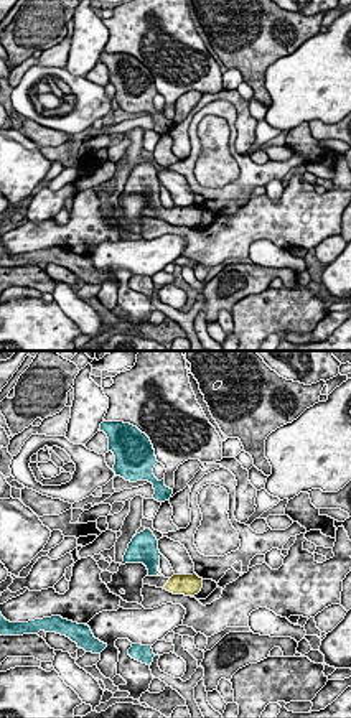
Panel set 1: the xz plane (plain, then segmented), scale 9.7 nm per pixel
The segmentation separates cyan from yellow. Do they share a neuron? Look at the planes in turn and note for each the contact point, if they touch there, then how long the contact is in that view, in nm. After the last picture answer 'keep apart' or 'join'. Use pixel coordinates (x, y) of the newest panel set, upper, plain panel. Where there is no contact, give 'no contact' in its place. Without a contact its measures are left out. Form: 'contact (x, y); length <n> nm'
contact (157, 201); length 130 nm

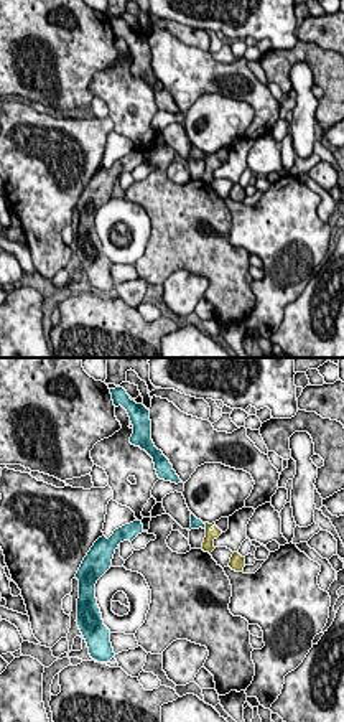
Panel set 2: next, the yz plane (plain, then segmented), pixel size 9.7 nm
contact (213, 159); length 80 nm

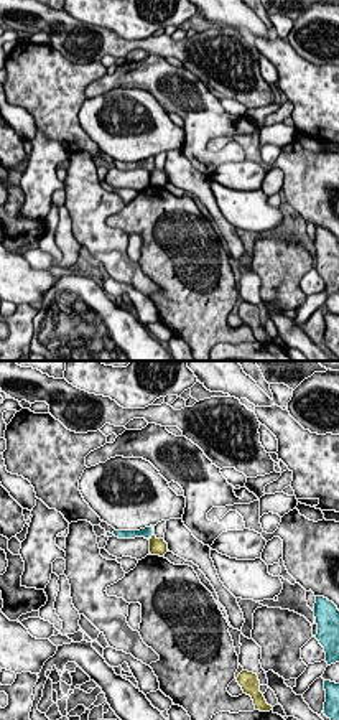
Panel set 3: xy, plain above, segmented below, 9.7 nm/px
contact (152, 163); length 150 nm

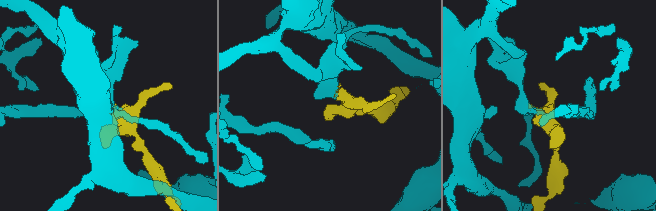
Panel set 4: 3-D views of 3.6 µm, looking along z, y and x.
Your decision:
join

